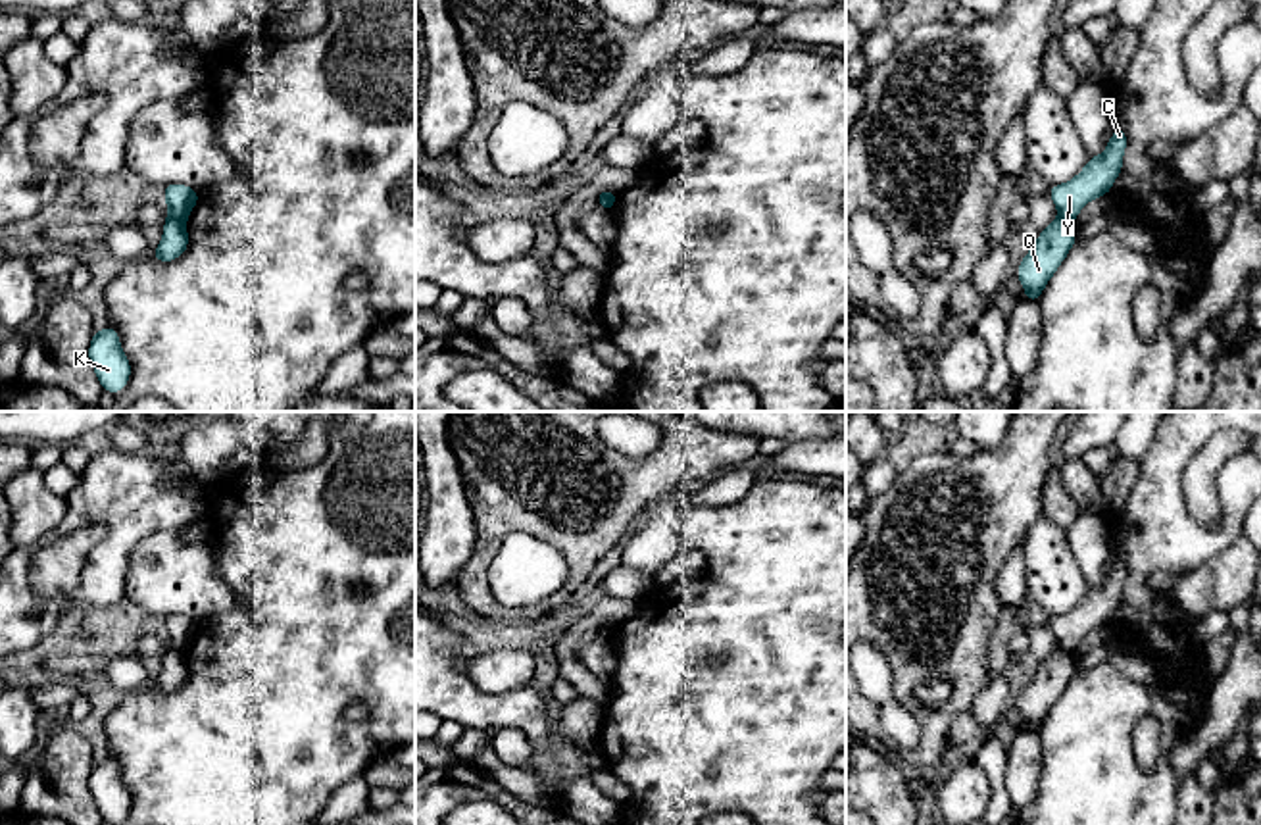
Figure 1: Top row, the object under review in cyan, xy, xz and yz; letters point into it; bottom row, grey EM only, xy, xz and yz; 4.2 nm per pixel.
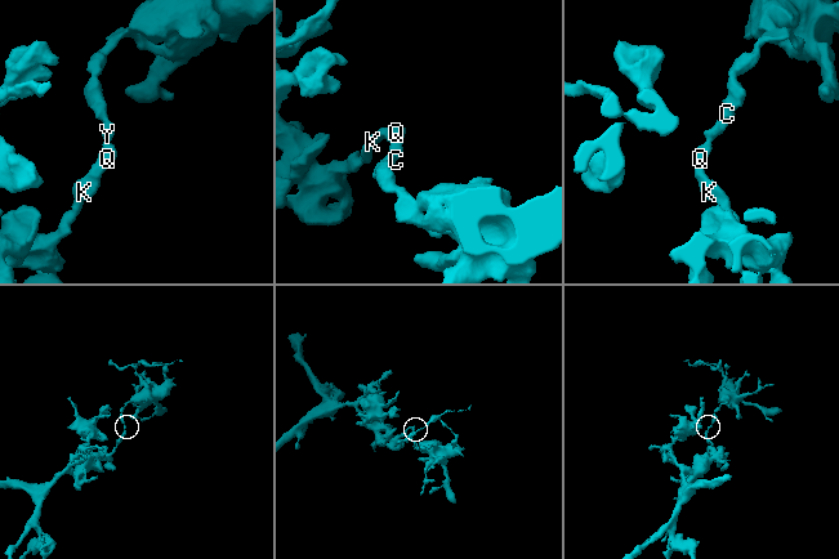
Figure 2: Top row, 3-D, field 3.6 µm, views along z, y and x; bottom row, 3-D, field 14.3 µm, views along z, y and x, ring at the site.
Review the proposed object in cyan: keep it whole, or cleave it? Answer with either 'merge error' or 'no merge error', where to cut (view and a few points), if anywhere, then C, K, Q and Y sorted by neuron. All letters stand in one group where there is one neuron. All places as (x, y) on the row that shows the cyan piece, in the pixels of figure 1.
merge error | xy (168, 216), (183, 222) | C Y / K Q

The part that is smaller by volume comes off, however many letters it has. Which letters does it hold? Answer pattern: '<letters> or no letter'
C, Y

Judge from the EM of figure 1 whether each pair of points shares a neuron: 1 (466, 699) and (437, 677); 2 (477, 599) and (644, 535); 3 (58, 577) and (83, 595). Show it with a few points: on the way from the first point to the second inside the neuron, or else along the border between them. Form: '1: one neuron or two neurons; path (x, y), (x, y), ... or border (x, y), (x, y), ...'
1: one neuron; path (458, 699), (445, 685)
2: two neurons; border (658, 502), (625, 535)
3: two neurons; border (95, 547), (74, 591), (47, 600), (31, 589)

